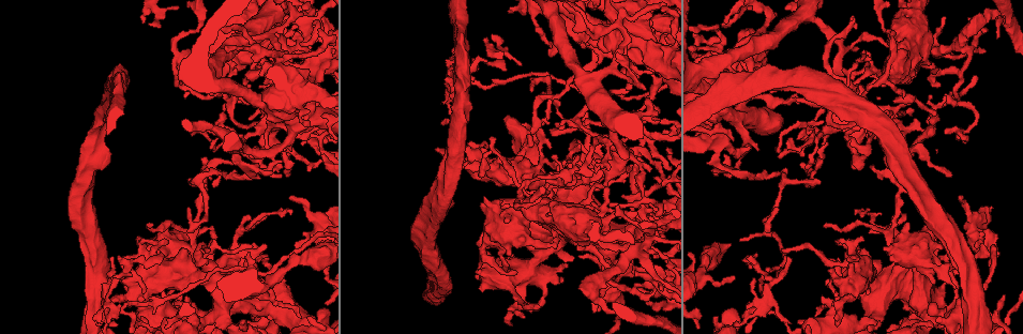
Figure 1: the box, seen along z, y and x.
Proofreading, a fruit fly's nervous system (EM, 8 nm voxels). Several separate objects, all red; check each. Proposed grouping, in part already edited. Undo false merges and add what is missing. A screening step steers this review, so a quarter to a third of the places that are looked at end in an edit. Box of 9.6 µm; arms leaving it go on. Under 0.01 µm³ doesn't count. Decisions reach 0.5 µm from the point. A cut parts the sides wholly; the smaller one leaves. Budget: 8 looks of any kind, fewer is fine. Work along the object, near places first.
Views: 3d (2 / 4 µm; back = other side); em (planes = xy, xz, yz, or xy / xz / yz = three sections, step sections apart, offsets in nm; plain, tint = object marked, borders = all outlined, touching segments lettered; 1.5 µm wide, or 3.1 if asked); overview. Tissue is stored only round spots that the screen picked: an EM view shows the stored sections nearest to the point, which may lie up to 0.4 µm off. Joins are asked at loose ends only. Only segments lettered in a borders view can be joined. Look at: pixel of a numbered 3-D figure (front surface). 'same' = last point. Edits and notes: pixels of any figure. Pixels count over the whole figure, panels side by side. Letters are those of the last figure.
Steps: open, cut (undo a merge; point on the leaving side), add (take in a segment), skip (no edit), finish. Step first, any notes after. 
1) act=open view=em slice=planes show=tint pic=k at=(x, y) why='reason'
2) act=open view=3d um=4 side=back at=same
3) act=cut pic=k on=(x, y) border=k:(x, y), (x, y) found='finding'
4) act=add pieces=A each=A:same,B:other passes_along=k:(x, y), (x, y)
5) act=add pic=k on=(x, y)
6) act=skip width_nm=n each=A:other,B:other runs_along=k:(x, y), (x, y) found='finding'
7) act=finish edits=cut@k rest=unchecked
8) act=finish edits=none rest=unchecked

act=open view=em slice=planes show=tint pic=1 at=(716, 317) why='free end'

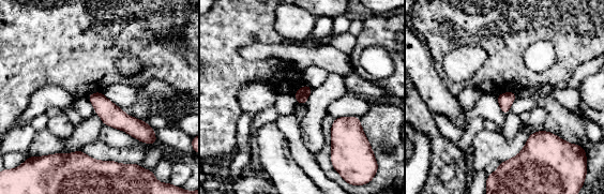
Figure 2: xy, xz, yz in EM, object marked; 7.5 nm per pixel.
act=open view=em slice=planes show=borders at=same

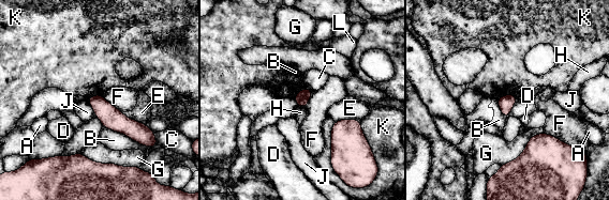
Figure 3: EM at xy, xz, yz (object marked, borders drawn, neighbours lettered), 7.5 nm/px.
act=skip each=A:other,B:other,C:other,D:other,E:other,F:other,G:other,H:other,J:other,K:other,L:other runs_along=3:(91, 100), (146, 139) found='none of them fits'

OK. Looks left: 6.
act=open view=3d um=4 pic=1 at=(205, 159) why='tapers out'

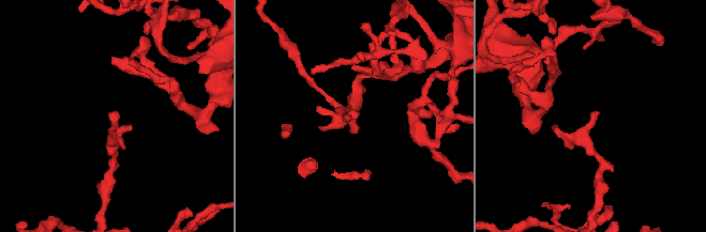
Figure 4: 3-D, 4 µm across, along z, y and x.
act=open view=em slice=planes show=borders pic=4 at=(593, 111)

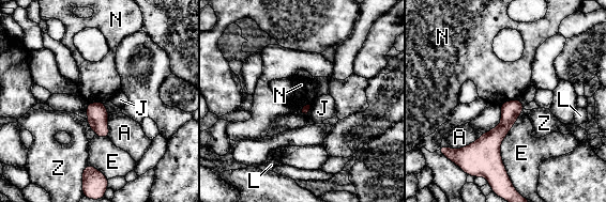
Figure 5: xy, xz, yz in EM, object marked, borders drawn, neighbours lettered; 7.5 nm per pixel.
act=skip longest_contact=E:500nm each=A:other,E:other,J:other,L:other,N:other,Z:other border=5:(519, 98), (505, 100), (500, 105) found='no lettered segment goes on from it'

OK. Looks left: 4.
act=open view=em slice=xy step=4 show=tint pic=1 at=(909, 102) why='arms part here'

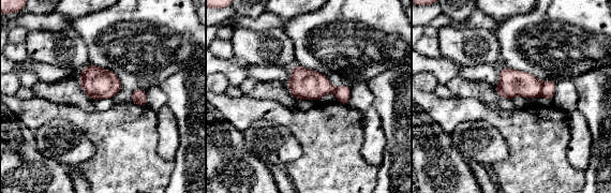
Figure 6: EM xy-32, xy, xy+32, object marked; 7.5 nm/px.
act=open view=em slice=planes show=borders at=same

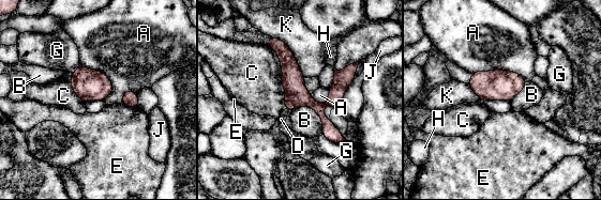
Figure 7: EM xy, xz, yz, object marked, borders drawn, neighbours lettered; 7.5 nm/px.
act=skip each=A:other,B:other,C:other,D:other,E:other,G:other,H:other,J:other,K:other border=7:(288, 110), (310, 106), (322, 133) found='continuous, no second neuron'

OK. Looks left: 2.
act=finish edits=none rest=unchecked

